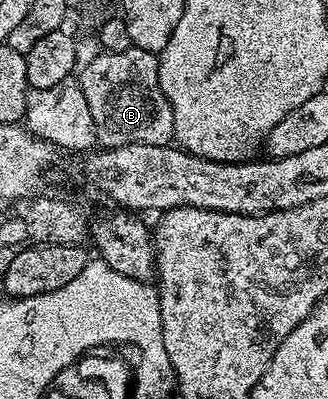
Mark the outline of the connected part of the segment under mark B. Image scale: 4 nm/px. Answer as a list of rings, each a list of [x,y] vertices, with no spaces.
[[[131,46],[125,53],[103,51],[98,53],[87,64],[82,64],[77,75],[81,93],[85,93],[85,101],[89,105],[89,113],[93,113],[95,137],[100,148],[120,147],[121,145],[161,145],[168,146],[174,140],[173,109],[161,89],[159,80],[159,57],[154,51],[146,51]]]

